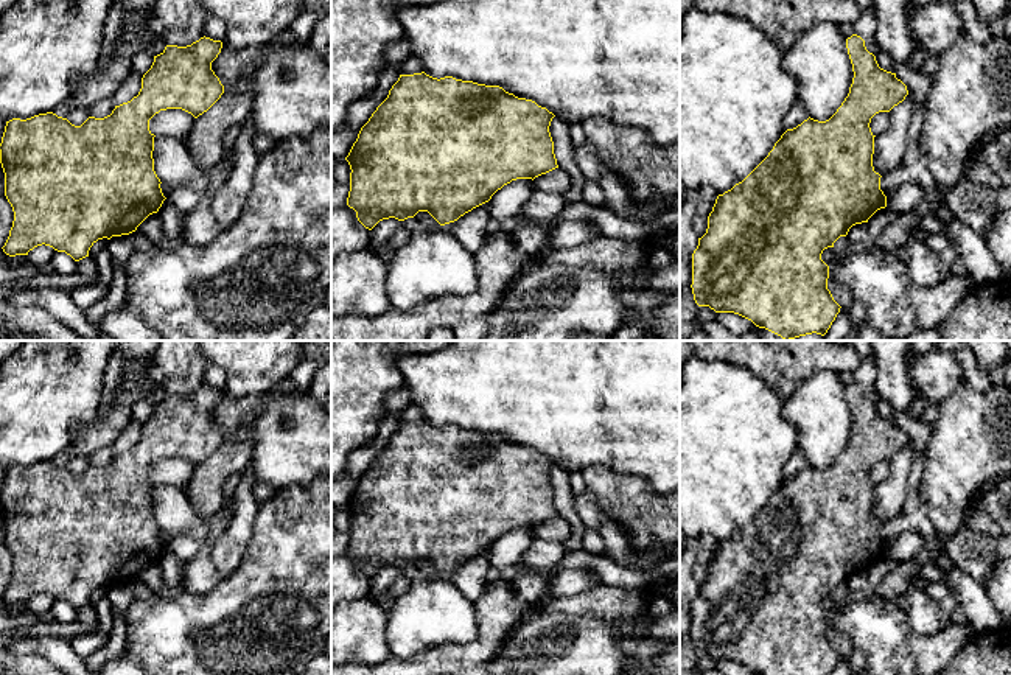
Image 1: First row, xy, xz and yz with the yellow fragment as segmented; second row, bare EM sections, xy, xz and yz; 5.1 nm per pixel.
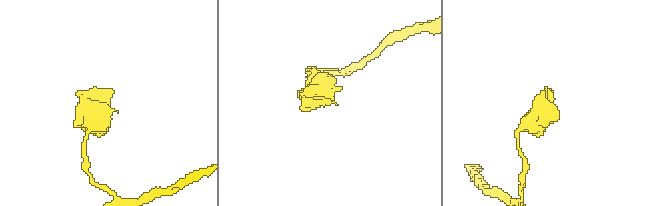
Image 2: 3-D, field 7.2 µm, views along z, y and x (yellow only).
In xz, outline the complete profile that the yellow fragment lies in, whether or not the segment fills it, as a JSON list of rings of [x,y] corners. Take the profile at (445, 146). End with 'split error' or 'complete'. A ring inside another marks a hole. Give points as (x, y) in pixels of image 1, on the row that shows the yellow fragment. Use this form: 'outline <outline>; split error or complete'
outline [[[425,72],[400,75],[398,81],[389,90],[387,98],[376,107],[369,121],[361,128],[356,142],[345,157],[352,170],[347,205],[356,212],[358,221],[369,230],[372,230],[383,219],[395,218],[398,221],[404,221],[408,218],[414,218],[418,212],[428,212],[440,226],[454,222],[473,208],[488,202],[498,190],[512,180],[533,180],[535,177],[558,168],[554,154],[554,142],[549,132],[549,126],[554,117],[555,115],[546,107],[538,106],[532,100],[518,98],[499,86],[485,86],[473,81],[456,79],[453,76],[437,79],[426,75]]]; complete

